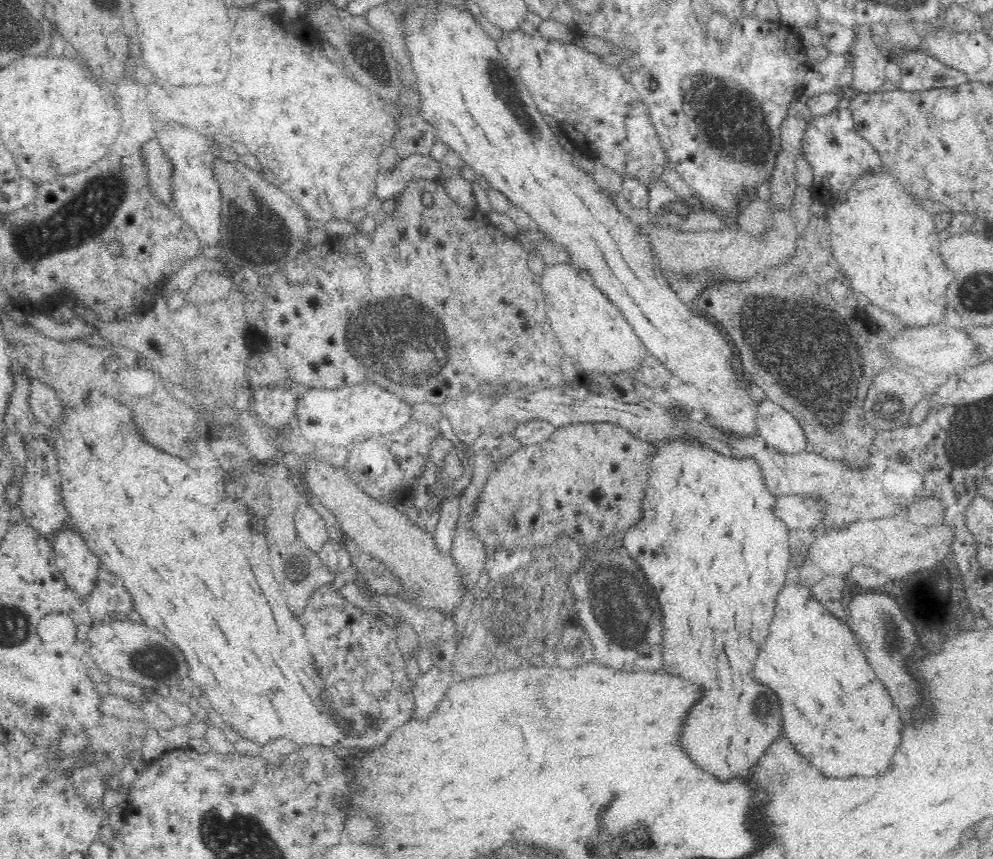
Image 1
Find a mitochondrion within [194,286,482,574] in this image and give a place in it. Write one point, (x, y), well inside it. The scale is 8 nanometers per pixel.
(402, 336)

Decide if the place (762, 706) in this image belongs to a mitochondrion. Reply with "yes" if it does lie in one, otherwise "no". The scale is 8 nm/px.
yes

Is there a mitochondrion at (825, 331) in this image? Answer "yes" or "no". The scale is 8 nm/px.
yes

